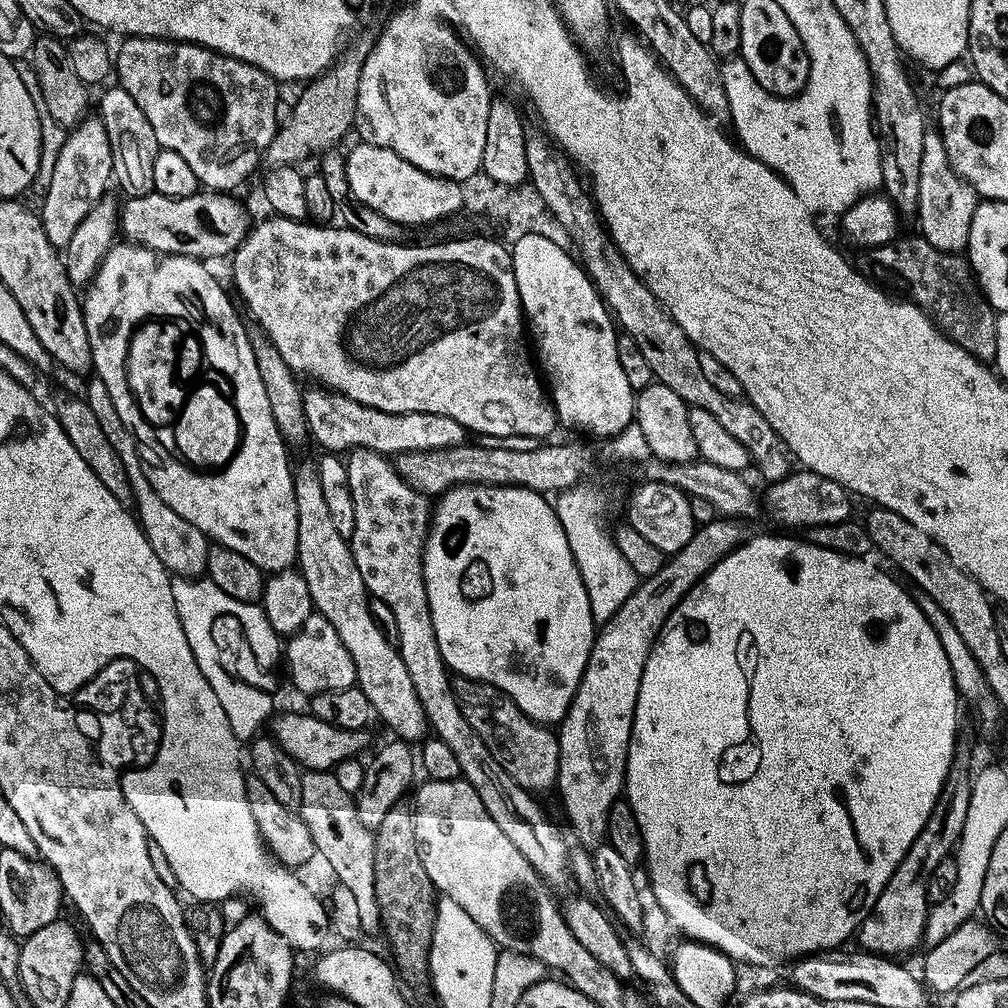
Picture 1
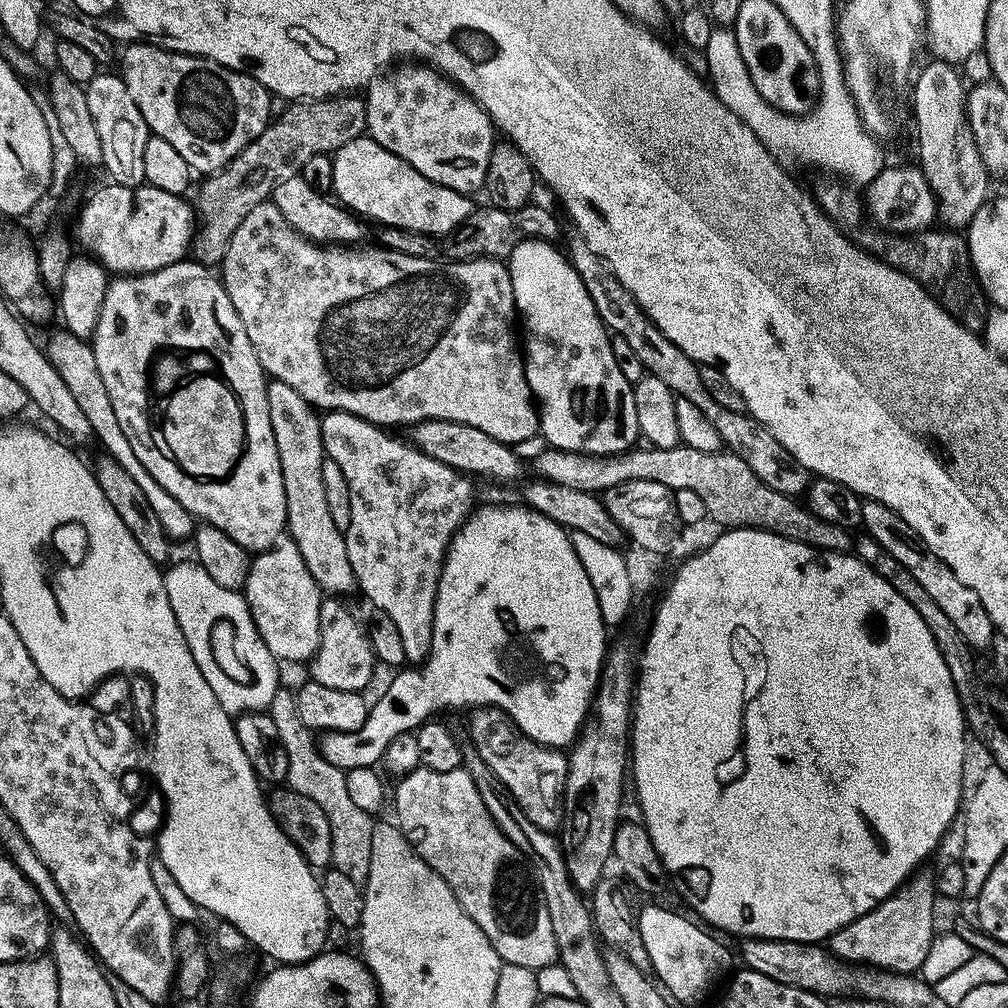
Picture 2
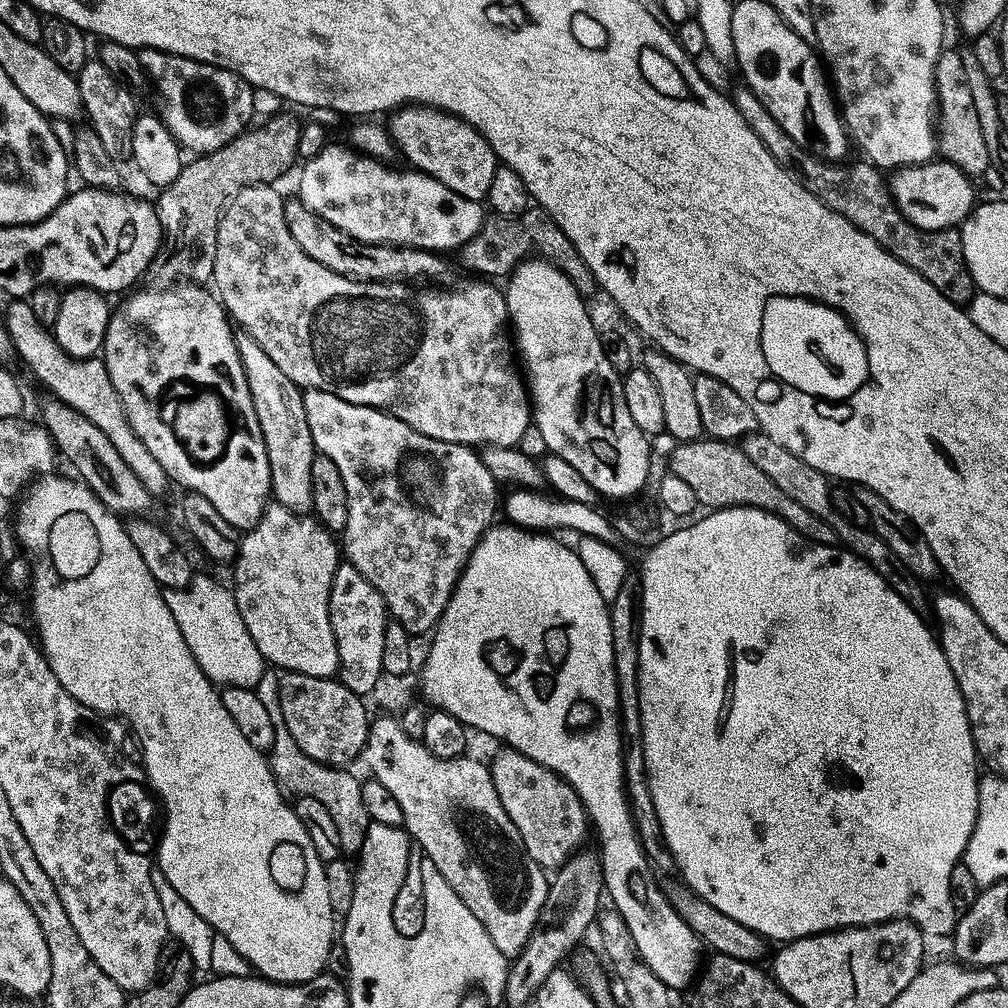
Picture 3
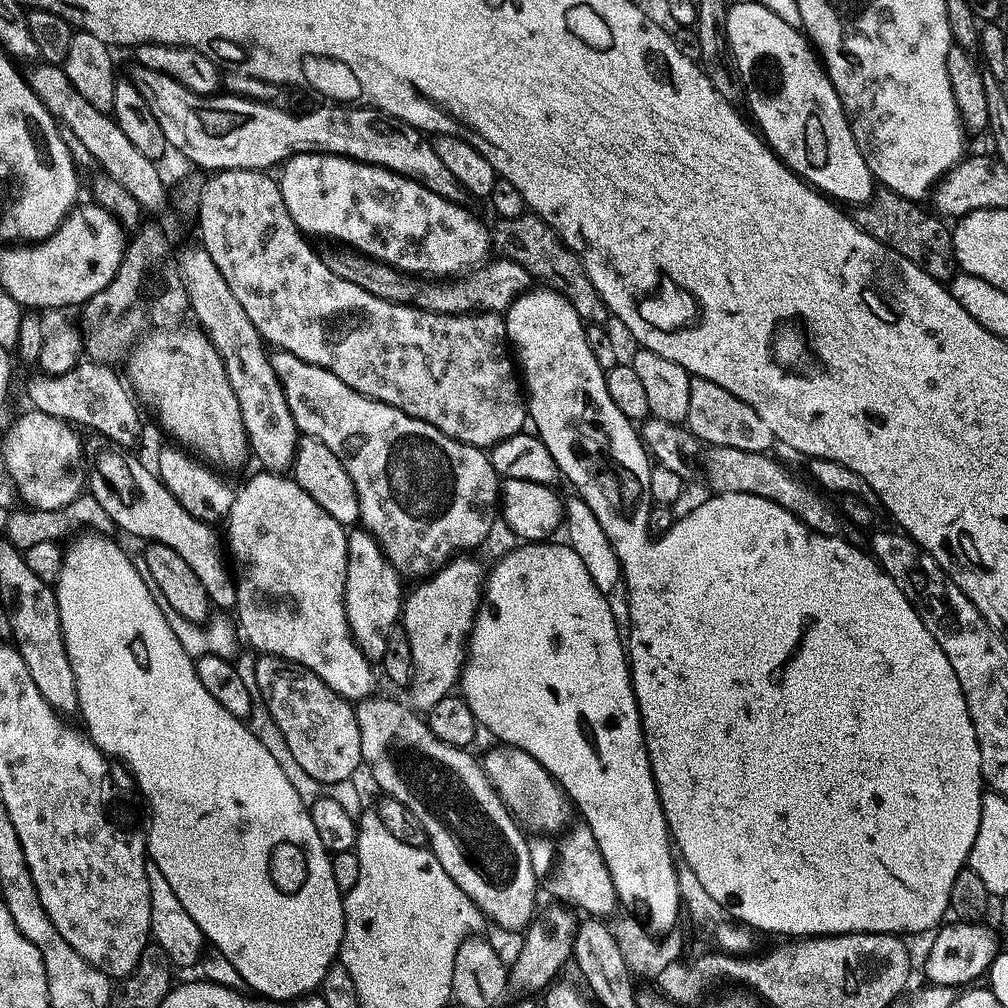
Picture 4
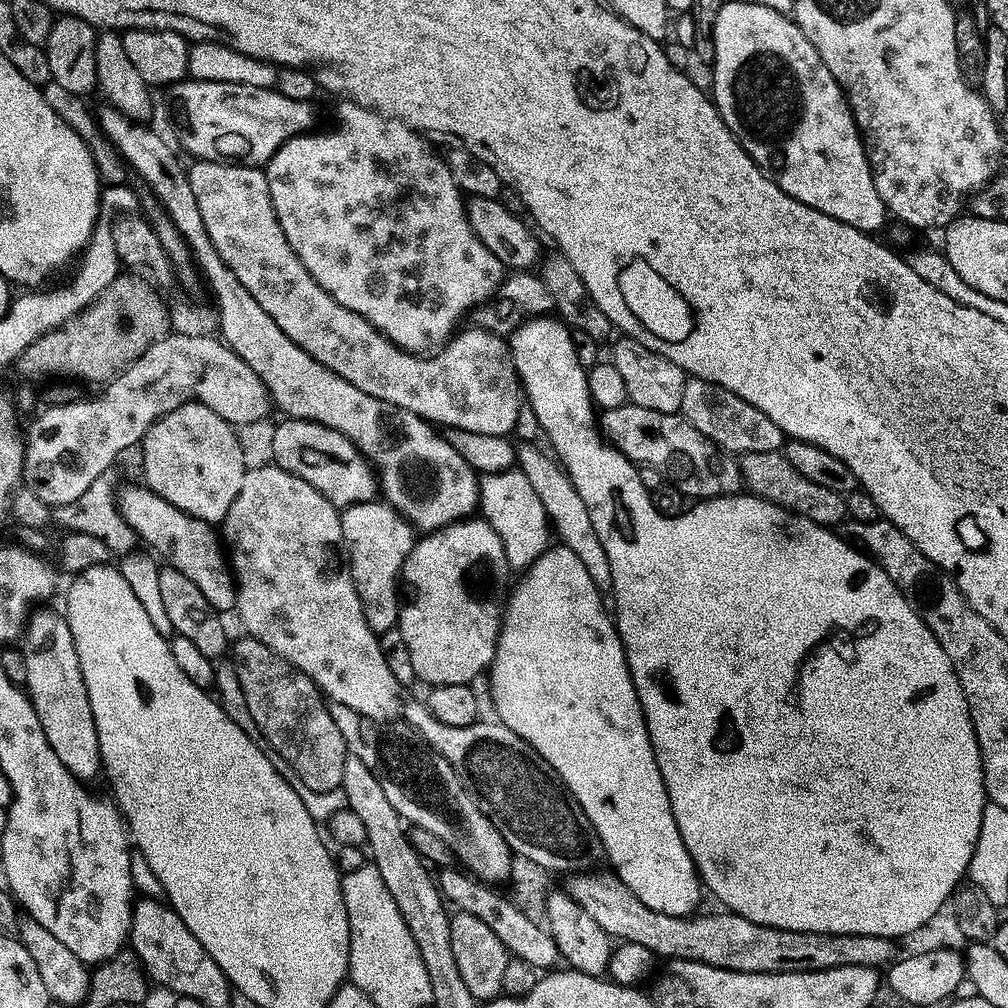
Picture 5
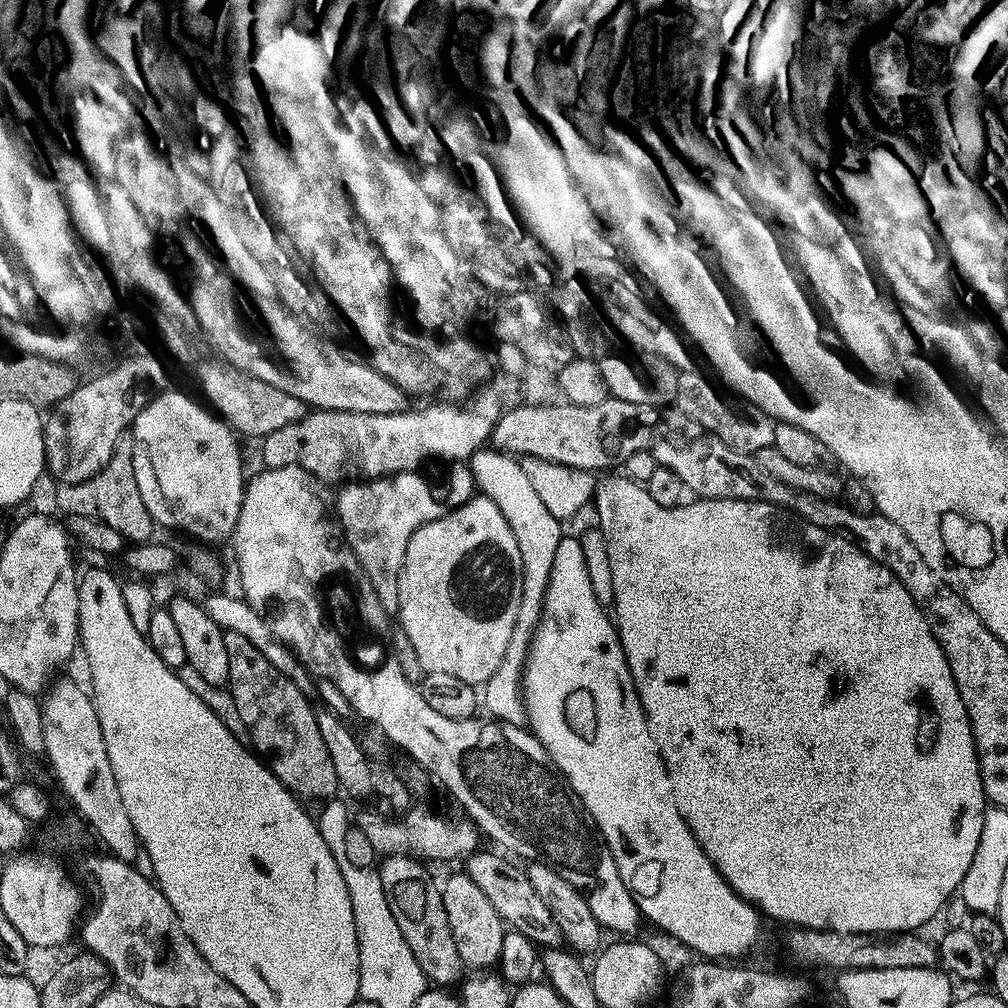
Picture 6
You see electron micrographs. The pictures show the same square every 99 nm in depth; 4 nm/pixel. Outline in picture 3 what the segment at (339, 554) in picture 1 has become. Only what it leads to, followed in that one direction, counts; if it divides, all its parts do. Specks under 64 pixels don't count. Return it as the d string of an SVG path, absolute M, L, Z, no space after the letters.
M247 334L237 335L238 354L246 370L246 382L250 386L250 398L254 398L254 411L258 414L258 426L262 426L262 438L266 438L266 454L270 454L272 494L281 508L308 516L315 509L314 462L318 455L314 446L314 434L310 434L310 422L306 418L304 392L282 369L274 366L270 354Z

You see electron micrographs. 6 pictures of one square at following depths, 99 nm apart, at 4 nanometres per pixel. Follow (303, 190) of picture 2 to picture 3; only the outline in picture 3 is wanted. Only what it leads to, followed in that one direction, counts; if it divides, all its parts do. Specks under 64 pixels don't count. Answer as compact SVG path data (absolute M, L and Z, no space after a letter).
M292 198L285 203L286 226L290 226L290 234L298 246L318 266L326 266L326 270L334 270L334 274L345 276L351 280L361 280L364 284L395 284L397 282L435 282L444 286L452 276L452 268L443 255L435 252L423 252L421 248L391 248L388 244L363 244L350 234L338 230L338 226L330 226L326 218L314 214L299 198Z

